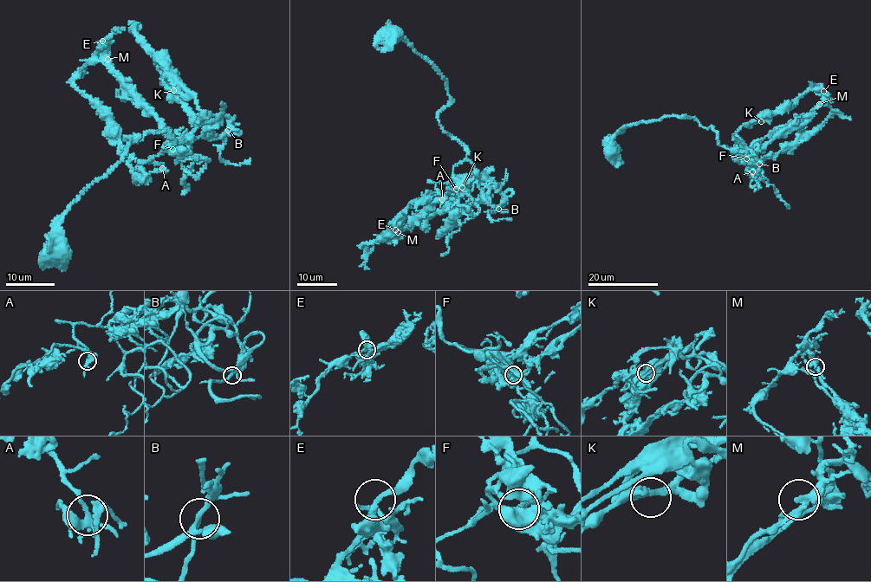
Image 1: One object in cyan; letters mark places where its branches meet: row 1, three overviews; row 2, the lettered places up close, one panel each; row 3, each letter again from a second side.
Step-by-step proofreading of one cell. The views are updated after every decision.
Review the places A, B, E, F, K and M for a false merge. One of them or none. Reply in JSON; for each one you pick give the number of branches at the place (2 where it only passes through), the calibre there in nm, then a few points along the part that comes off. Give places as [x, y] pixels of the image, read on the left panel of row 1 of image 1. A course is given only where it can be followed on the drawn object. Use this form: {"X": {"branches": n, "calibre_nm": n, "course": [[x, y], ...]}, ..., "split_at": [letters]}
{"split_at": []}

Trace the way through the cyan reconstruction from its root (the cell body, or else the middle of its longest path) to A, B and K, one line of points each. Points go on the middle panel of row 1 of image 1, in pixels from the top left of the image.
A: (392, 34), (395, 29), (445, 80), (451, 101), (437, 119), (467, 153), (447, 182), (436, 184), (442, 200)
B: (392, 34), (395, 29), (445, 80), (451, 101), (438, 113), (440, 127), (465, 147), (477, 188), (498, 209)
K: (392, 34), (445, 80), (451, 101), (438, 113), (440, 127), (465, 147), (477, 178), (490, 169), (462, 187)

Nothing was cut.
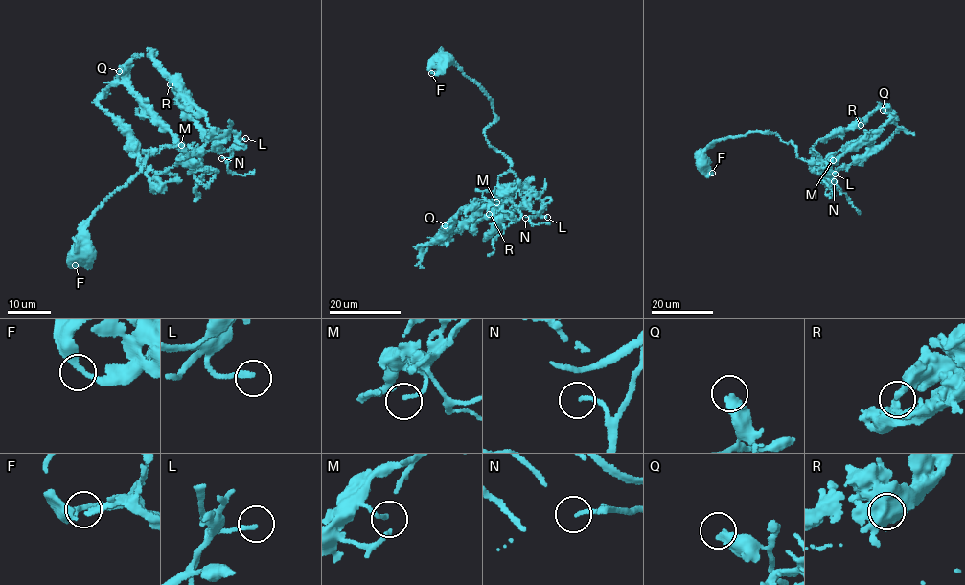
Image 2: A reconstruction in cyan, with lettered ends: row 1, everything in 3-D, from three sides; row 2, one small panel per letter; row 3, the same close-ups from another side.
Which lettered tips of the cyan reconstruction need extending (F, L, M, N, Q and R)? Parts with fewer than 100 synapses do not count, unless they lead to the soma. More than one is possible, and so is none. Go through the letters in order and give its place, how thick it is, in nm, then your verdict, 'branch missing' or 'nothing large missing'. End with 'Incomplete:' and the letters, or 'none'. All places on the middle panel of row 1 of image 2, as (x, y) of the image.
F: at (431, 73); 240 nm thick; nothing large missing
L: at (547, 217); 180 nm thick; nothing large missing
M: at (496, 202); 140 nm thick; nothing large missing
N: at (525, 218); 140 nm thick; branch missing
Q: at (445, 225); 500 nm thick; nothing large missing
R: at (489, 214); 300 nm thick; nothing large missing
Incomplete: N

